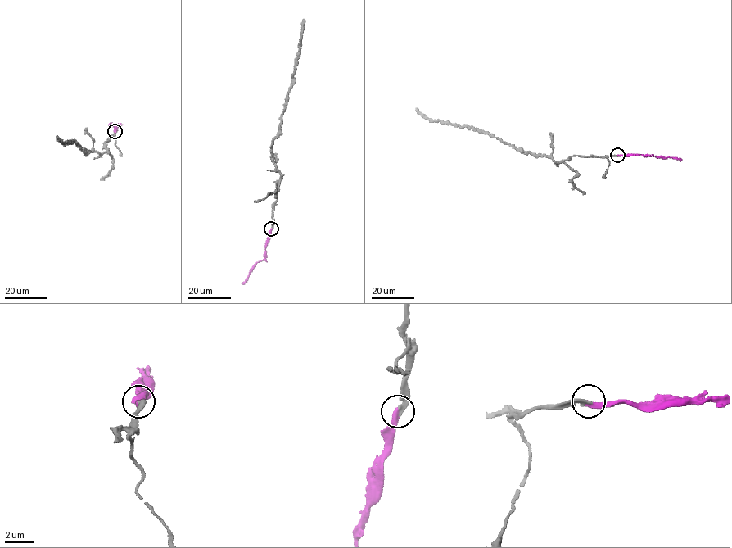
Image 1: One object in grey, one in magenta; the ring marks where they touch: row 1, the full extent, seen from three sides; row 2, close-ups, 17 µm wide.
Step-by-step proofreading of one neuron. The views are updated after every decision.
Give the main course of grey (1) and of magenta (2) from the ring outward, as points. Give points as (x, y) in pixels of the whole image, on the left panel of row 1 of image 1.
1: (115, 131), (104, 143), (106, 151), (101, 153), (83, 154), (86, 152), (74, 141), (63, 144), (57, 136)
2: (115, 131), (116, 126), (120, 124), (111, 123), (109, 125)

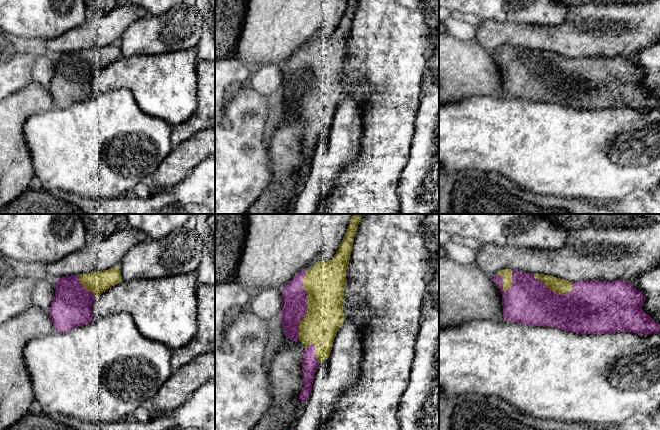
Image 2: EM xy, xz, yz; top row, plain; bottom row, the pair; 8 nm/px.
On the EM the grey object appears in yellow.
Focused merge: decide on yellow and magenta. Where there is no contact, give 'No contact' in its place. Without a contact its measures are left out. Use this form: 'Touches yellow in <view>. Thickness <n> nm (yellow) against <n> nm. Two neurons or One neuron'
Touches yellow in xz. Thickness 320 nm (yellow) against 200 nm. One neuron

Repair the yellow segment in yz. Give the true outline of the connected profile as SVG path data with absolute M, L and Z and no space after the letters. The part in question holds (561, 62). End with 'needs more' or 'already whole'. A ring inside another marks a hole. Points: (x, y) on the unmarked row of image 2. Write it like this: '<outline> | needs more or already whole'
M511 45L492 53L502 70L503 94L532 102L558 103L582 110L632 108L645 111L660 108L655 98L641 84L646 73L631 58L595 56L569 58L551 51L525 49Z | needs more

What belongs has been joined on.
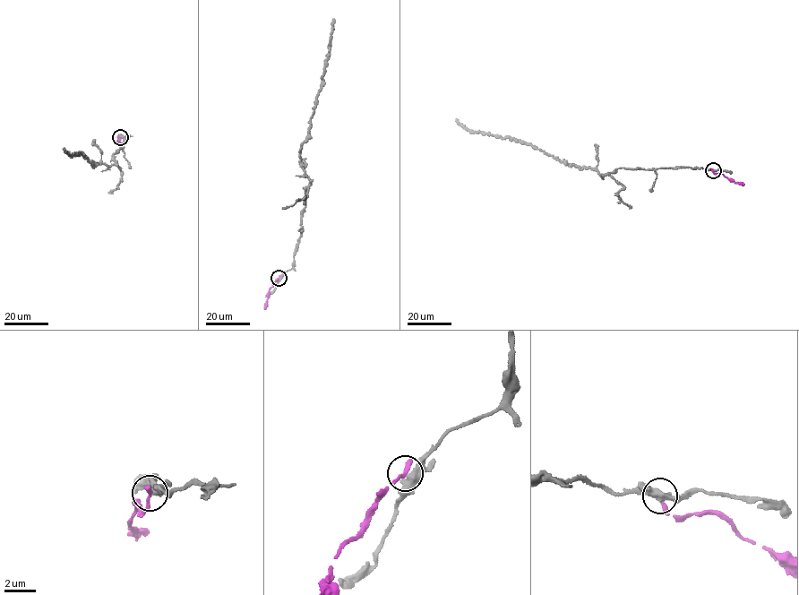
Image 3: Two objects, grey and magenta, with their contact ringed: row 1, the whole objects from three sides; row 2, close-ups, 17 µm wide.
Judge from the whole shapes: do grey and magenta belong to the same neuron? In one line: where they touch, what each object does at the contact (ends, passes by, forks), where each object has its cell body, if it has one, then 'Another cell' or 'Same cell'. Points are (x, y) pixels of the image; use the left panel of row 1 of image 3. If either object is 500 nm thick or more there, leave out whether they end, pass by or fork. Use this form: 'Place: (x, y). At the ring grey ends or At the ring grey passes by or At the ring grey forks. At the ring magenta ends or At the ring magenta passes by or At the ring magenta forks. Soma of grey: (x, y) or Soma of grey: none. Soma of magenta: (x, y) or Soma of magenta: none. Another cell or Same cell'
Place: (120, 137). At the ring grey passes by. At the ring magenta ends. Soma of grey: none. Soma of magenta: none. Another cell

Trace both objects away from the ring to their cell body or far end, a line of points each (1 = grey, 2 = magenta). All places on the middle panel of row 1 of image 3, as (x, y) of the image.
1: (279, 278), (292, 268), (300, 237), (309, 178), (300, 162), (299, 150), (322, 85), (334, 19)
2: (279, 278), (269, 289), (264, 308)

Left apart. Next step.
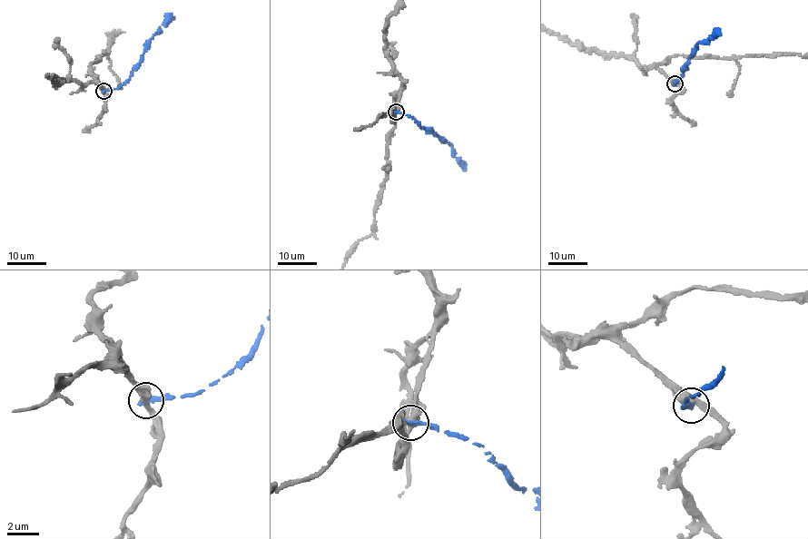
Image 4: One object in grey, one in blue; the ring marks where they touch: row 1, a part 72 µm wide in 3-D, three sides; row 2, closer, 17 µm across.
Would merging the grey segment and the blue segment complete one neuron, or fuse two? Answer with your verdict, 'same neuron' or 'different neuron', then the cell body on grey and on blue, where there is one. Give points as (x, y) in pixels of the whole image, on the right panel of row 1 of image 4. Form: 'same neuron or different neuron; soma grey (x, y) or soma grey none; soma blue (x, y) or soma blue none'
different neuron; soma grey none; soma blue none

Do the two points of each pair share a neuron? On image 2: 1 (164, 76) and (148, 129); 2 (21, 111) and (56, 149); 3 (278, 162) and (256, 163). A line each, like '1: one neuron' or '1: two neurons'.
1: two neurons
2: two neurons
3: two neurons

